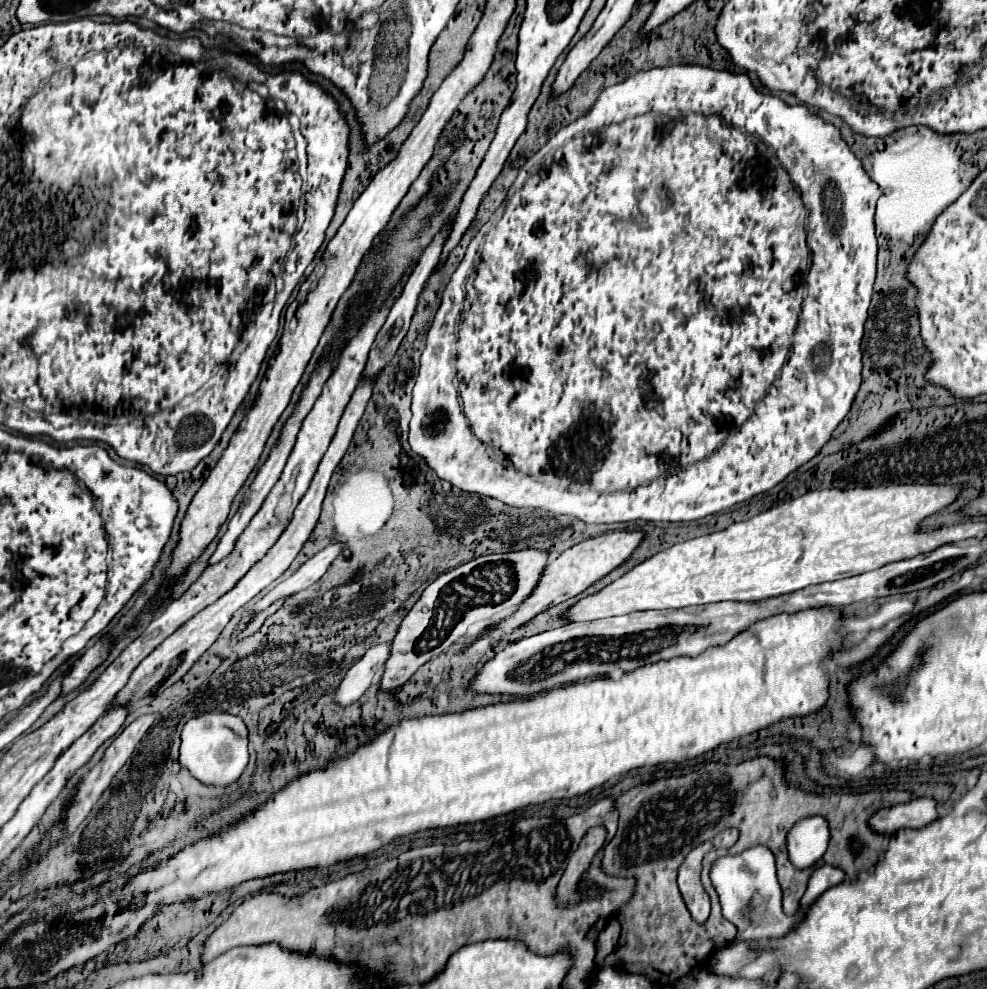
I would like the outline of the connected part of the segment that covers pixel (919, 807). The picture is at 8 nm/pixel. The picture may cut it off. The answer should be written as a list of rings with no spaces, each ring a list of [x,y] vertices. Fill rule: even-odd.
[[[921,797],[901,805],[893,805],[889,809],[881,809],[869,821],[879,833],[895,833],[897,829],[905,827],[925,827],[935,819],[939,819],[939,803],[931,797]]]

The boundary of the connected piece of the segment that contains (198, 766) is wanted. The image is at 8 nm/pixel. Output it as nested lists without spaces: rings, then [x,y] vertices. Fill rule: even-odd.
[[[207,713],[201,717],[189,719],[185,723],[185,729],[181,731],[181,757],[179,757],[179,761],[203,785],[227,787],[241,777],[241,773],[245,771],[245,767],[249,763],[247,735],[249,735],[249,731],[247,731],[243,719],[229,715],[229,713]]]

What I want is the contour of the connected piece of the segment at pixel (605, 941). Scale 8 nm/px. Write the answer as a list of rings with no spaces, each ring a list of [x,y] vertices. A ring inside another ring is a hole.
[[[610,920],[603,931],[599,933],[596,942],[595,963],[603,967],[604,958],[610,954],[618,943],[621,925],[617,920]]]

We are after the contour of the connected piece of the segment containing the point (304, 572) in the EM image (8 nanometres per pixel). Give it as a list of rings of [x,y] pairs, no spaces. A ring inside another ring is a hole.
[[[335,543],[331,547],[325,547],[321,553],[317,553],[315,557],[311,557],[307,563],[303,563],[289,579],[285,579],[283,583],[279,583],[273,591],[269,591],[263,599],[259,599],[255,605],[253,605],[253,613],[261,613],[265,611],[269,605],[273,605],[279,597],[285,599],[285,597],[291,597],[307,587],[311,587],[315,581],[321,579],[321,575],[327,571],[327,567],[331,565],[331,561],[341,553],[349,553],[341,543]]]

